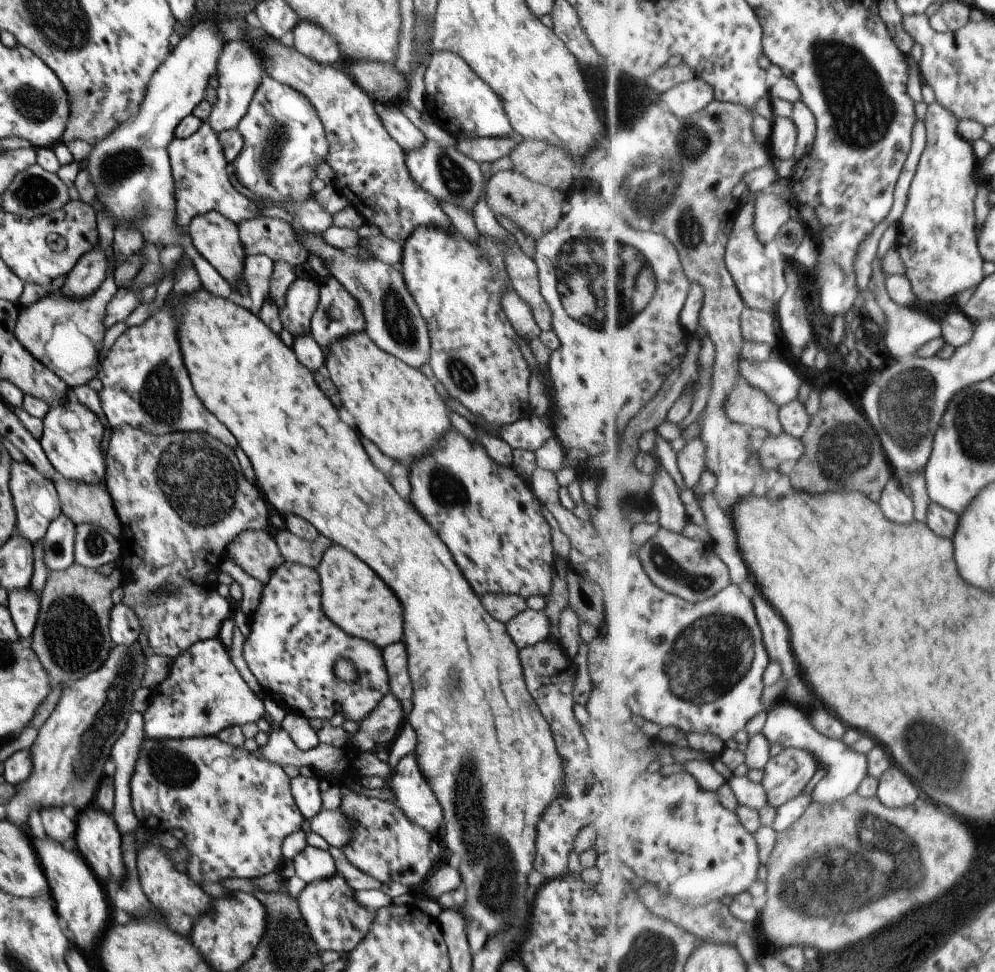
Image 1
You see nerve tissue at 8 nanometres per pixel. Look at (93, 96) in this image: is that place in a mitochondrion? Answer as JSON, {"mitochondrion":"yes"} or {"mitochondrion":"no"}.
{"mitochondrion":"no"}

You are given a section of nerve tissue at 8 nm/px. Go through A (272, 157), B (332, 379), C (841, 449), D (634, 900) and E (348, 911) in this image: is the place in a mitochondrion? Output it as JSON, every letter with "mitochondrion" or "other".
{"A":"mitochondrion","B":"other","C":"mitochondrion","D":"other","E":"other"}

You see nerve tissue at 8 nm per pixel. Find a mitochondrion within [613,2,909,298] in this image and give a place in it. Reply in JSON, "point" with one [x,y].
{"point":[862,112]}

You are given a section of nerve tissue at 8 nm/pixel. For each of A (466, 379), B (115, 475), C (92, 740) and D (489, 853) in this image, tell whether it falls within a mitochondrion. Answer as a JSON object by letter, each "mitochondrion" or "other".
{"A":"mitochondrion","B":"other","C":"mitochondrion","D":"mitochondrion"}

